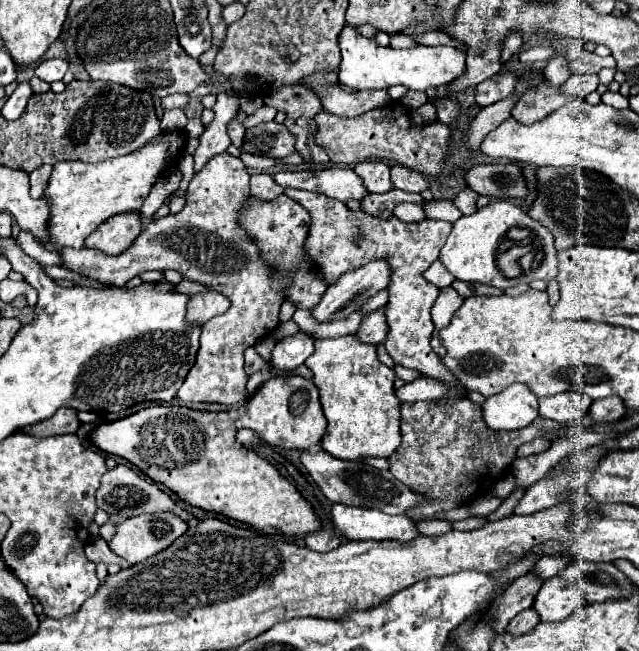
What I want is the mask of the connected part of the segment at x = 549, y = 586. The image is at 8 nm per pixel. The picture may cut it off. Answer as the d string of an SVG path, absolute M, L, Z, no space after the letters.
M553 576L543 582L533 608L537 610L543 622L557 622L567 618L583 604L587 604L587 600L579 586L565 582L561 576Z

